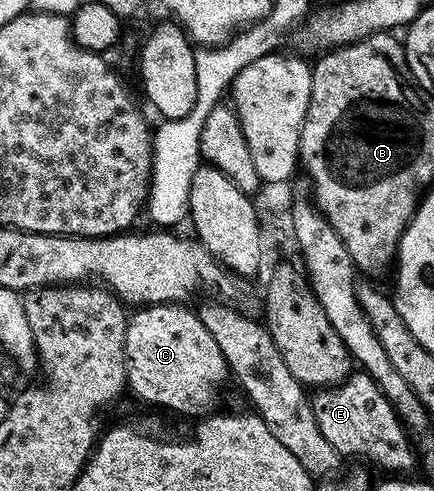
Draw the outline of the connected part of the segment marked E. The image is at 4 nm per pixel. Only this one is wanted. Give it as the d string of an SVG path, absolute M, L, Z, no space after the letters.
M352 373L336 387L316 390L311 408L325 441L337 449L340 457L347 458L348 455L351 459L368 459L372 468L391 471L387 473L411 473L417 467L417 452L394 407L367 375Z

